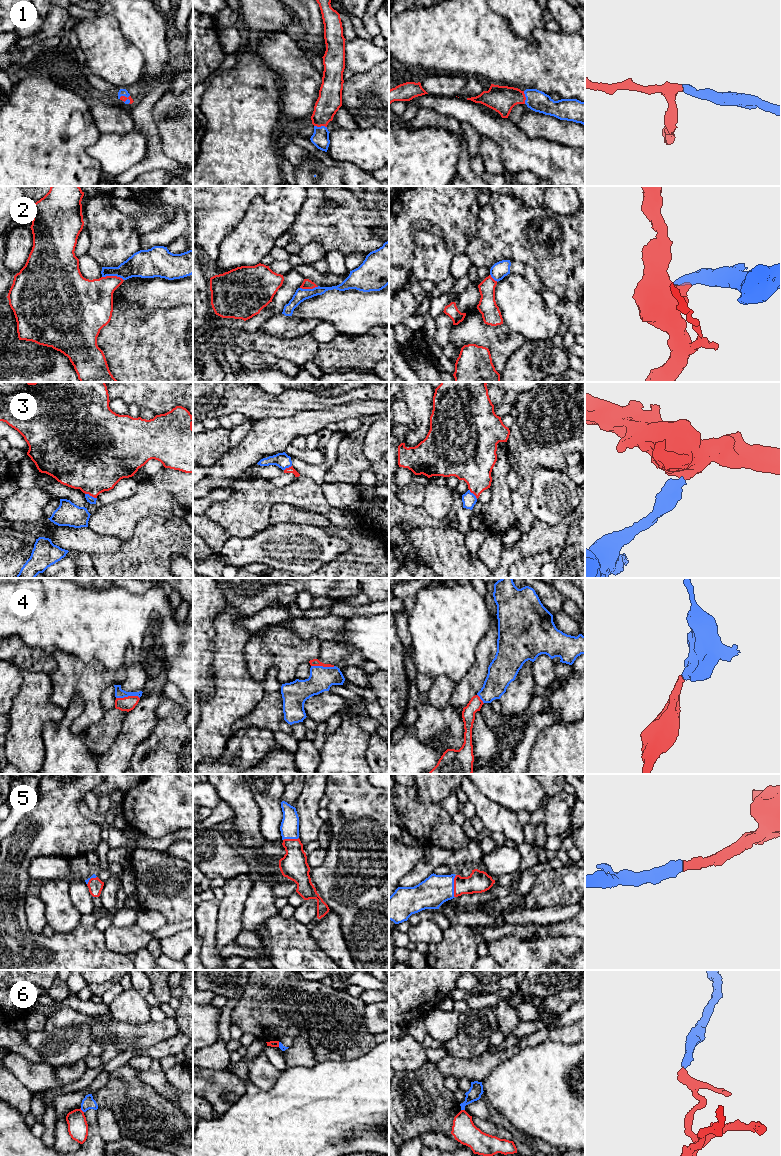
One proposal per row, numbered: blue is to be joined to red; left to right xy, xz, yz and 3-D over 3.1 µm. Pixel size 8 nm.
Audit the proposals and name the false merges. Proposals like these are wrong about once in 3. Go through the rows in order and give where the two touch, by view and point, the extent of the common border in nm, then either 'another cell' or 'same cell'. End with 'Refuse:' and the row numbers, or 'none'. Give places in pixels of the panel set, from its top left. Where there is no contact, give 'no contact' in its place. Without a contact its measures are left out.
1: contact xz (320, 126); length 110 nm; same cell
2: contact xy (113, 276); length 180 nm; another cell
3: contact xy (91, 495); length 100 nm; same cell
4: contact xy (128, 696); length 190 nm; same cell
5: contact yz (454, 886); length 180 nm; same cell
6: contact xy (81, 1110); length 50 nm; another cell
Refuse: 2, 6

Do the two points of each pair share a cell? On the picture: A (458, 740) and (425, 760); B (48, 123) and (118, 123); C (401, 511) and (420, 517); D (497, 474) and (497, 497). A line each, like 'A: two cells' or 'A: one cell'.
A: two cells
B: two cells
C: one cell
D: one cell

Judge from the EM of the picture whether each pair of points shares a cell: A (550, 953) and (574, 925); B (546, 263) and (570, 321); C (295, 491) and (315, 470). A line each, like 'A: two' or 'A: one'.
A: two
B: two
C: two

